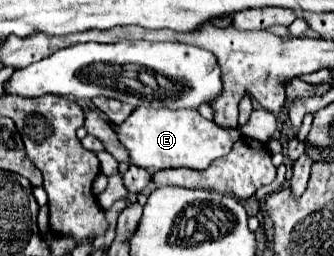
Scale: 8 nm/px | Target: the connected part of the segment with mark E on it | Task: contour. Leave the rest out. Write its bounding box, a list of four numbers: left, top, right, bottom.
[117,107,243,171]

